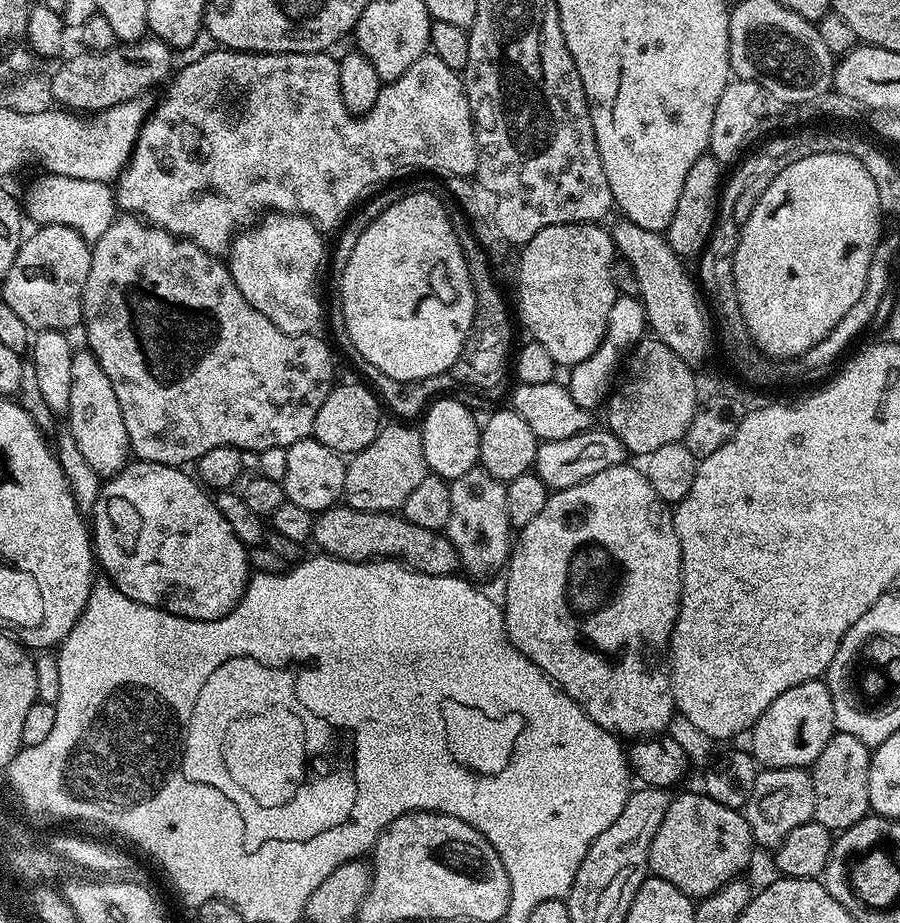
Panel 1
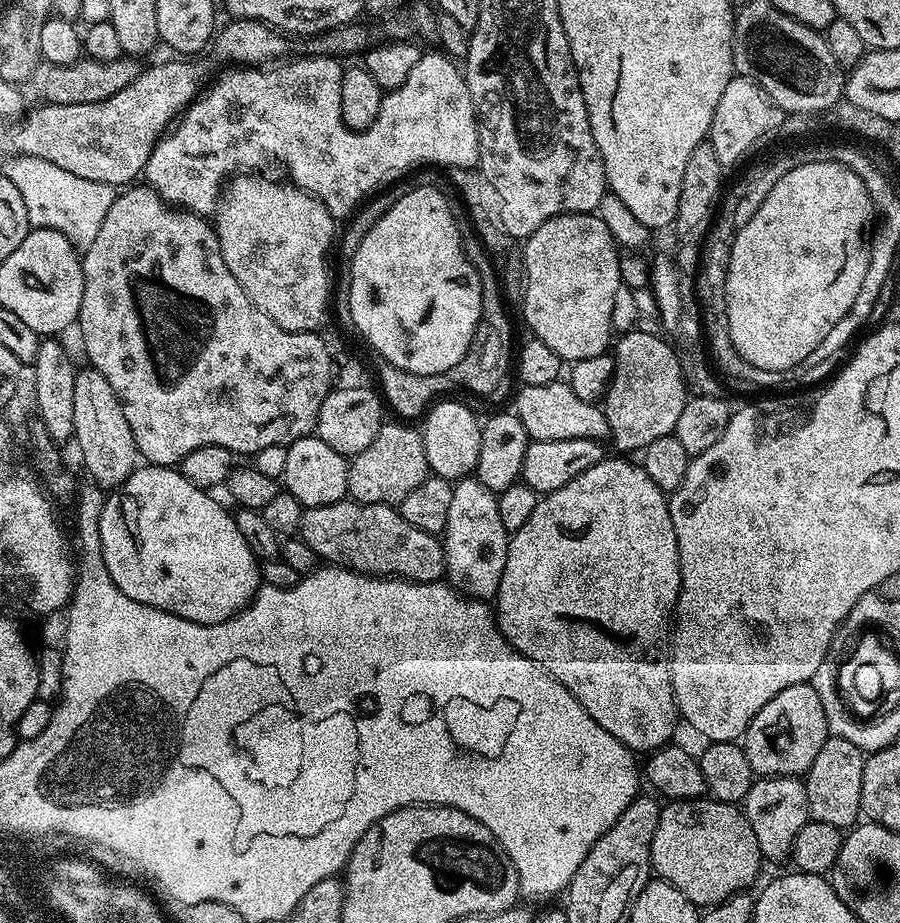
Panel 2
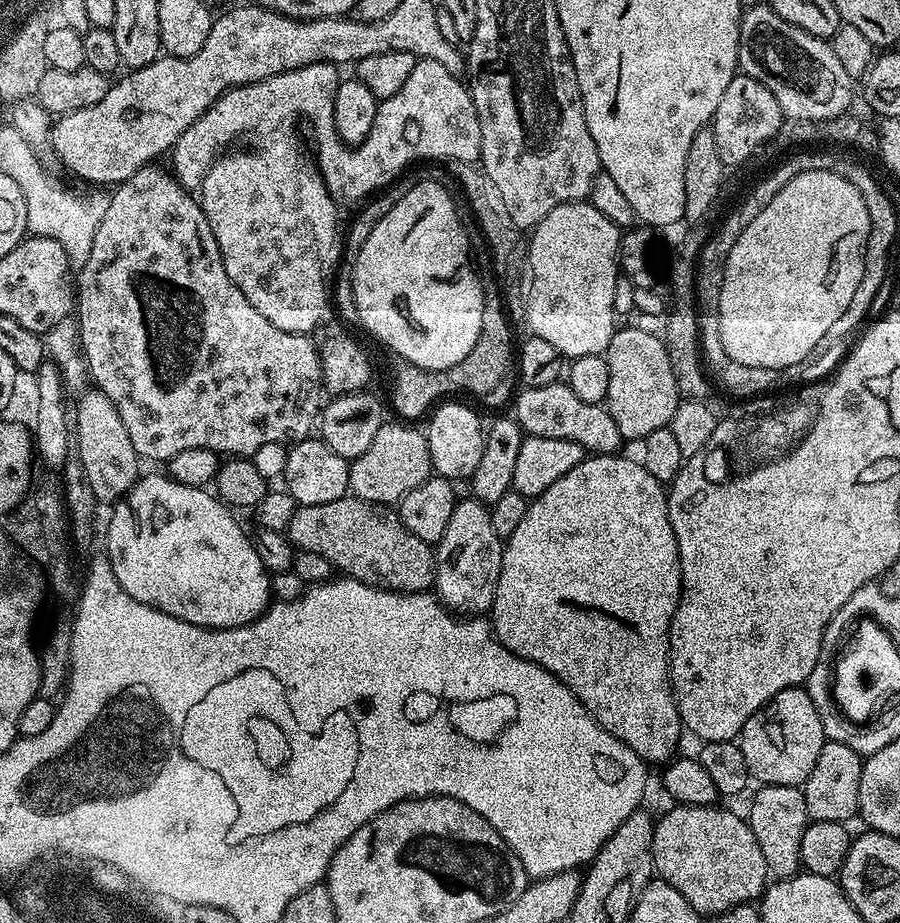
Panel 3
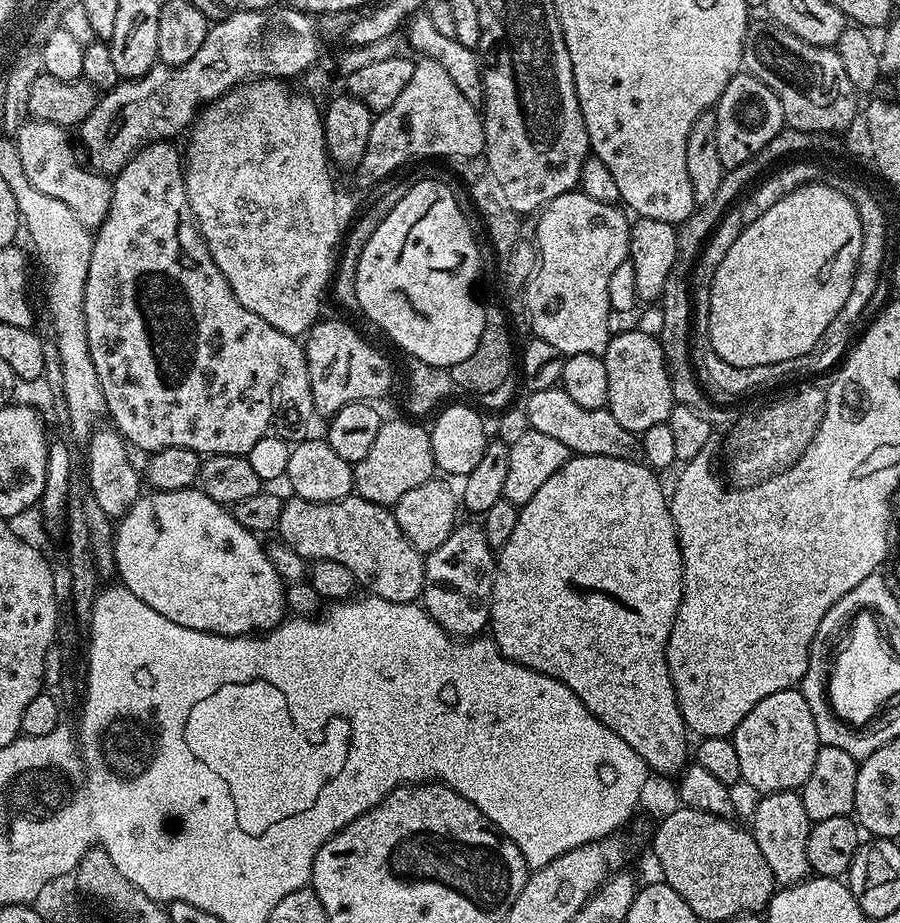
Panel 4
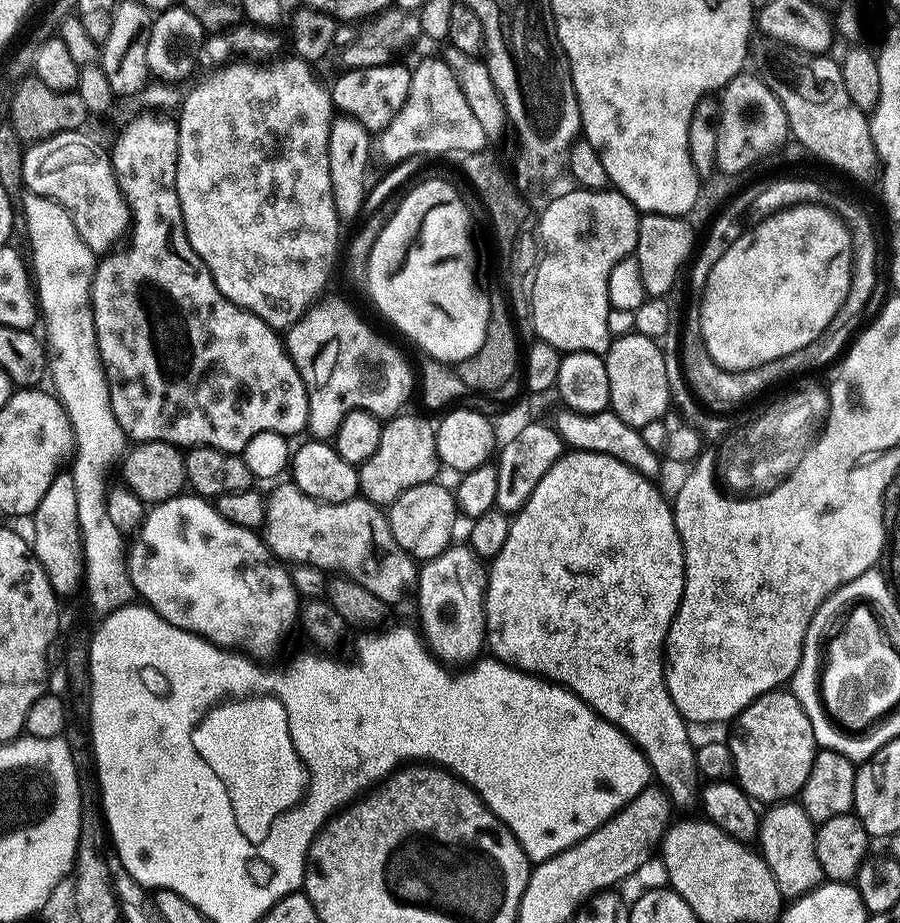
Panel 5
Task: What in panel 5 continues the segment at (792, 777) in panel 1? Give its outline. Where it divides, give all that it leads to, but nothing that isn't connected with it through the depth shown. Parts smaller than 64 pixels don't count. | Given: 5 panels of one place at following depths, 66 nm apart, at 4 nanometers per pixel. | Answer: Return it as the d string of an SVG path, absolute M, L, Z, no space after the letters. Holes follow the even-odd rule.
M780 801L769 805L761 815L756 840L761 855L770 866L774 880L778 882L781 896L794 901L823 883L825 874L814 850L816 826L797 801Z

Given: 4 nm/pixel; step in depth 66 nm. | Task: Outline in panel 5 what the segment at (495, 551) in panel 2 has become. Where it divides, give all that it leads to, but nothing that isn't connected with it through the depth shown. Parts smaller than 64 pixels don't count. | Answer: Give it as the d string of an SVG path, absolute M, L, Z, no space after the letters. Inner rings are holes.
M453 543L433 560L419 565L414 597L420 615L419 631L429 652L448 666L468 666L486 648L484 599L488 593L488 568L467 543Z

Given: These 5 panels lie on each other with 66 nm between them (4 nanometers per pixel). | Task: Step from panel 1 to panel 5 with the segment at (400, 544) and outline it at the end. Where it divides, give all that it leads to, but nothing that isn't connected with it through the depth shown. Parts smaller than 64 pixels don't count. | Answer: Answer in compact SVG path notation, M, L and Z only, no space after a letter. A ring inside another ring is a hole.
M291 482L279 484L272 493L267 493L262 525L262 539L277 560L309 564L323 568L328 574L348 576L387 606L398 603L415 589L417 561L390 534L390 522L381 505L363 498L331 504L302 494Z

